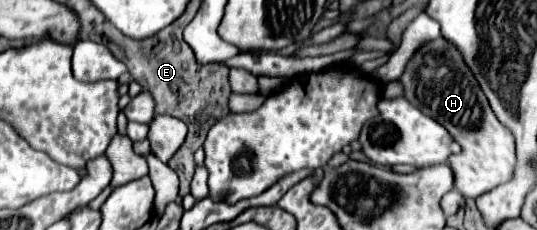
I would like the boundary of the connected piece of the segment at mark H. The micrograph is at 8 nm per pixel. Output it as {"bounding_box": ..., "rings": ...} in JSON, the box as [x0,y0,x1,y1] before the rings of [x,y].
{"bounding_box":[398,38,514,198],"rings":[[[446,38],[424,42],[408,60],[398,82],[404,88],[404,98],[420,108],[426,116],[442,124],[454,140],[458,140],[462,152],[450,156],[450,168],[454,172],[454,190],[464,198],[476,198],[486,190],[492,190],[512,178],[514,172],[514,138],[506,126],[500,124],[492,112],[484,92],[480,90],[474,74],[458,54],[458,48]]]}

